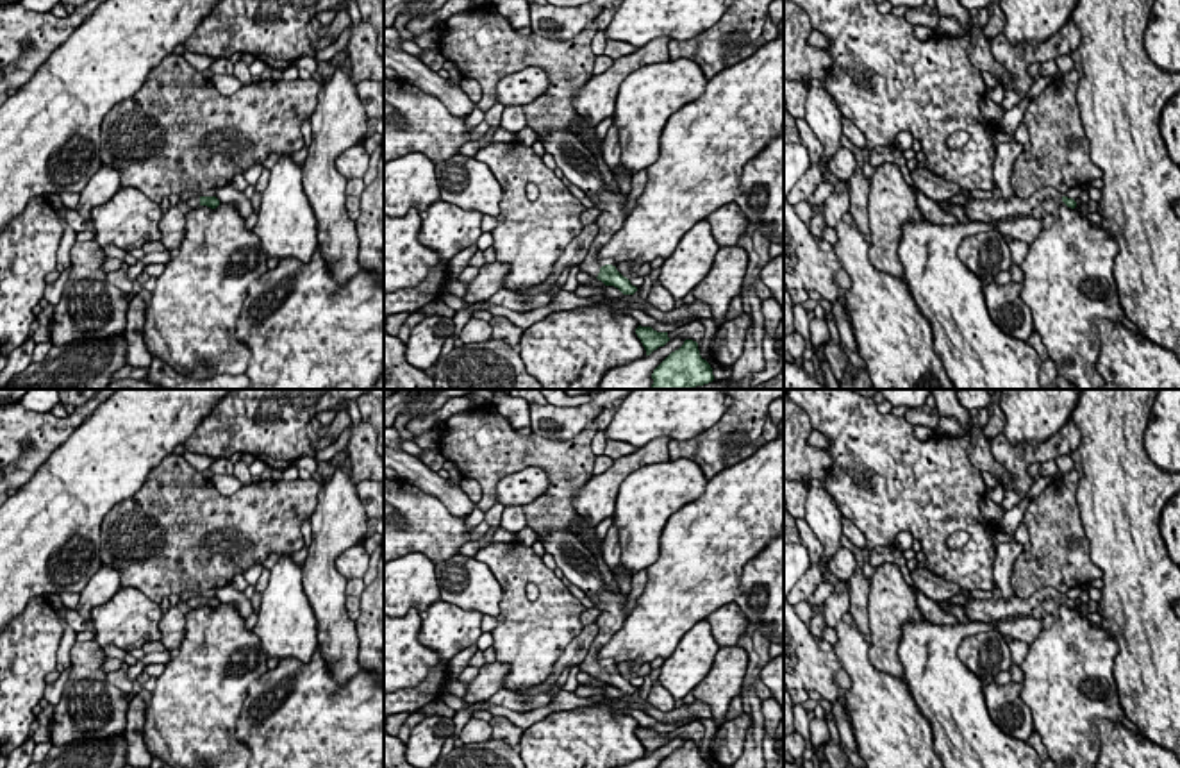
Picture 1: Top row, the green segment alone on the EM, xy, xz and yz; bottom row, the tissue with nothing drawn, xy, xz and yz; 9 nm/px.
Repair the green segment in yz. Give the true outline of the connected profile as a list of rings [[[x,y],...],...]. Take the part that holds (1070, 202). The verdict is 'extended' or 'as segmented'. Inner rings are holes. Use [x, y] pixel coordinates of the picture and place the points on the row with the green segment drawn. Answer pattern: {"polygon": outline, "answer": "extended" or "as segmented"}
{"polygon": [[[1043,188],[1035,191],[1030,198],[1023,200],[1012,195],[1009,200],[1003,198],[969,198],[962,204],[964,213],[971,221],[1000,221],[1007,216],[1023,214],[1025,218],[1041,218],[1043,216],[1043,200],[1044,198],[1060,198],[1060,205],[1068,205],[1071,209],[1076,207],[1073,198],[1060,195],[1055,188]]], "answer": "extended"}

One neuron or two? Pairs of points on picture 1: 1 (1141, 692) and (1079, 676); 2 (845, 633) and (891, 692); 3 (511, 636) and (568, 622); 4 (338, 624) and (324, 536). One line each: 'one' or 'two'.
1: two
2: one
3: one
4: one

